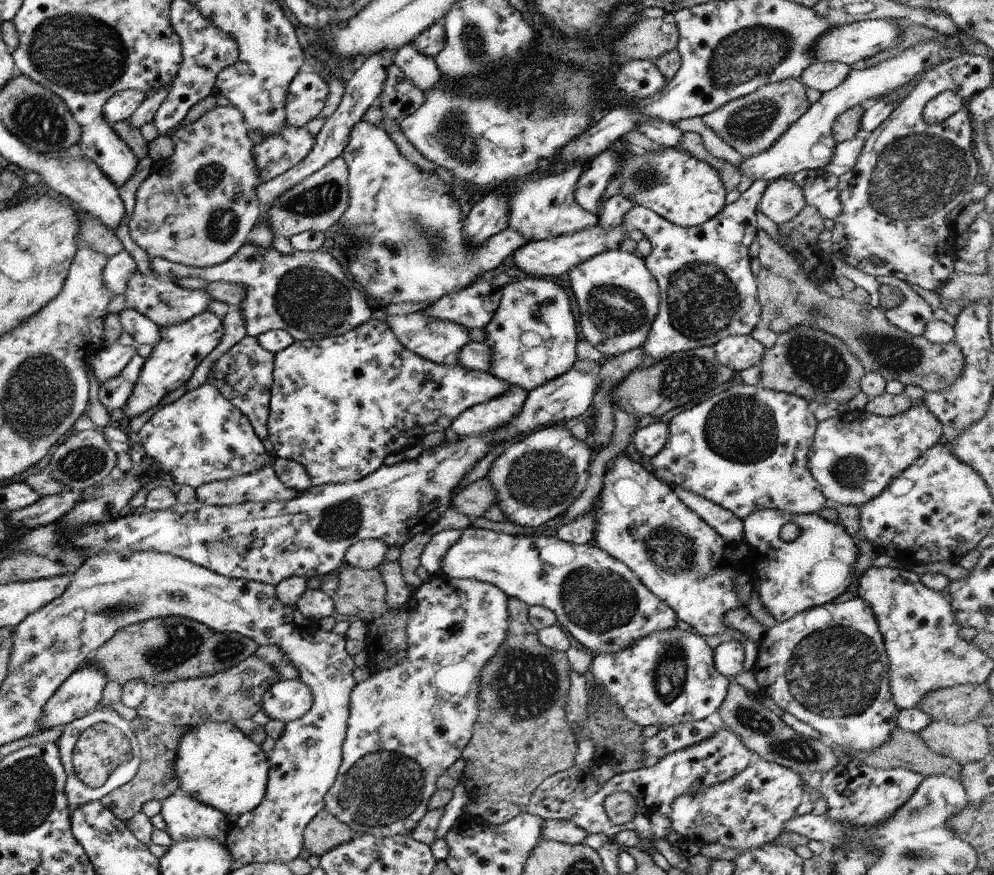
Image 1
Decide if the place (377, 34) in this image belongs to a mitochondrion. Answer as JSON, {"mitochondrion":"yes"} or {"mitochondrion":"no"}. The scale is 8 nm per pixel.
{"mitochondrion":"no"}

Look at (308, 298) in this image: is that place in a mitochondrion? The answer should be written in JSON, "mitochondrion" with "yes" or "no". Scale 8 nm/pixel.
{"mitochondrion":"yes"}

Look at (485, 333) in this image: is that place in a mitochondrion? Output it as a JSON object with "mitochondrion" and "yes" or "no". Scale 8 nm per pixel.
{"mitochondrion":"no"}

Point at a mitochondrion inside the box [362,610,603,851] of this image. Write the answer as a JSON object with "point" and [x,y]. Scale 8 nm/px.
{"point":[527,684]}

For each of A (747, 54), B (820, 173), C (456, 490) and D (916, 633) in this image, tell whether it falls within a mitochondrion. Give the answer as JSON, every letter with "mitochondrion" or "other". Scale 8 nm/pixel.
{"A":"mitochondrion","B":"other","C":"other","D":"other"}

